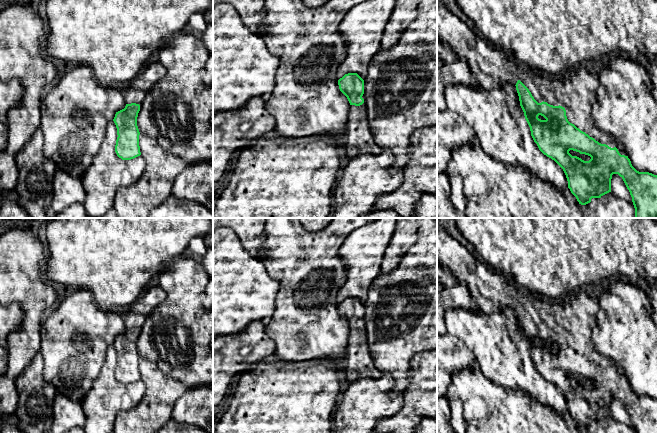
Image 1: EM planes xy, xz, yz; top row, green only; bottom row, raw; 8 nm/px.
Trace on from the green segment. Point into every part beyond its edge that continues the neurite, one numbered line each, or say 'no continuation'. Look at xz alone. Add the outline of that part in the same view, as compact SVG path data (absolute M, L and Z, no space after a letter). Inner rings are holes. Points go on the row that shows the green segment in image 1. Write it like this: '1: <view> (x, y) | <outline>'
1: xz (359, 111) | M363 103L360 106L350 105L350 110L354 116L358 118L363 118L366 113L366 104Z

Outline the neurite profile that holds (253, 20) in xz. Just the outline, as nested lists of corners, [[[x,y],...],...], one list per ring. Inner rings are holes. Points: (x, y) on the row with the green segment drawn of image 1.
[[[213,0],[213,8],[221,3],[231,4],[250,31],[258,34],[263,21],[265,0]]]

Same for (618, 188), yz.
[[[613,174],[611,179],[611,192],[617,198],[628,201],[633,204],[632,197],[627,189],[622,177],[618,174]]]

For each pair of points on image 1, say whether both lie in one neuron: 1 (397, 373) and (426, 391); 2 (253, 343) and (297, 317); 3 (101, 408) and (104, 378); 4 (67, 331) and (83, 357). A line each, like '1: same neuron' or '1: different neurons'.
1: different neurons
2: different neurons
3: same neuron
4: same neuron

